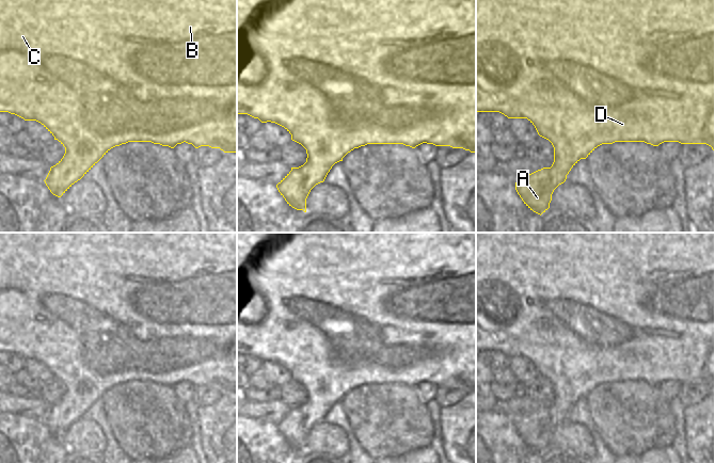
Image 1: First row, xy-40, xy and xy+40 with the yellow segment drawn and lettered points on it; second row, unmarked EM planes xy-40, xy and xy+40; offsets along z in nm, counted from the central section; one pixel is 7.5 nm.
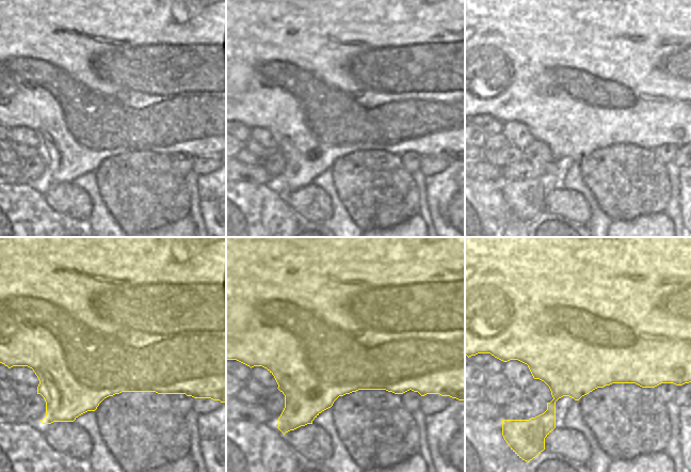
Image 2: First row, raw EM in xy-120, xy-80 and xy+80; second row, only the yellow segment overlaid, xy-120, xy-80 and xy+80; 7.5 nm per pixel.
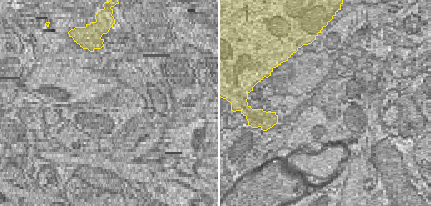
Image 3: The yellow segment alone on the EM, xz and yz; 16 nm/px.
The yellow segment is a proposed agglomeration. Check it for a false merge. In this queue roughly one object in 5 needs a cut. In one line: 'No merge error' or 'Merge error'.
No merge error

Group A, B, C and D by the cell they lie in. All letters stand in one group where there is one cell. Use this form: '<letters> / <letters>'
A B C D

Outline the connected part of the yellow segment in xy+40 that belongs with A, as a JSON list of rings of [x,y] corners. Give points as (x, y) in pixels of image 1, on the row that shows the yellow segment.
[[[476,0],[476,112],[499,112],[508,118],[527,118],[538,134],[552,143],[554,147],[552,166],[538,170],[515,182],[515,190],[524,204],[540,215],[550,208],[554,190],[566,181],[571,169],[602,144],[645,142],[658,146],[664,142],[679,142],[706,144],[715,150],[715,0]]]

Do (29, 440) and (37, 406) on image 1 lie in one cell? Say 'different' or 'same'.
different

